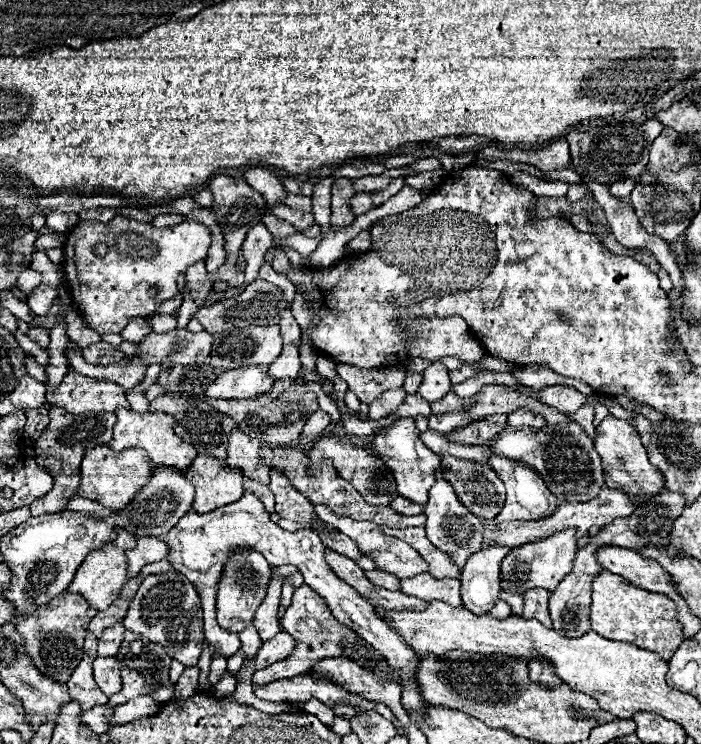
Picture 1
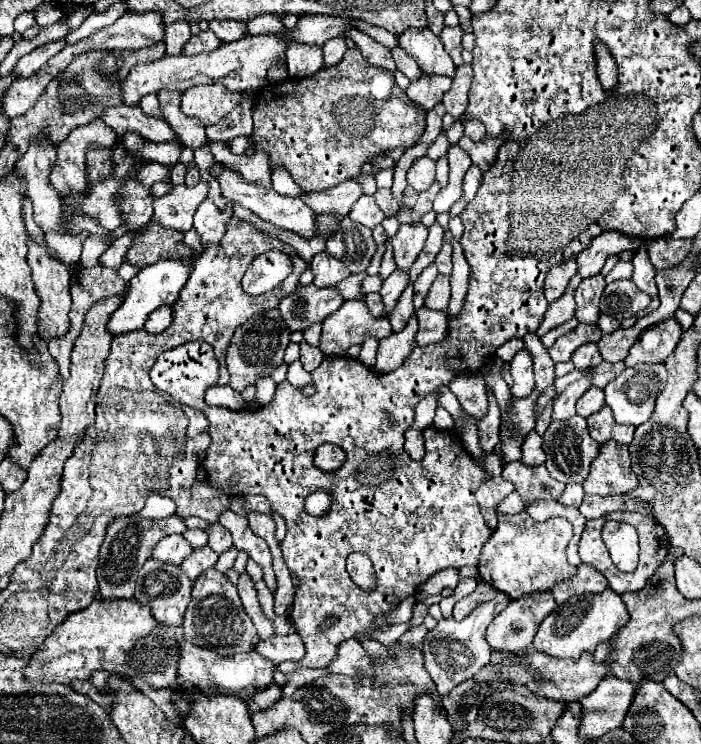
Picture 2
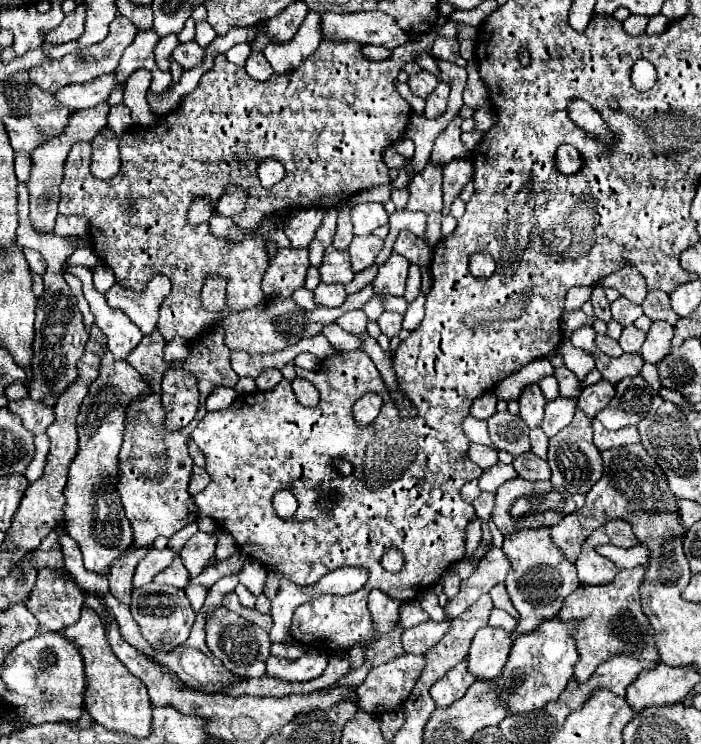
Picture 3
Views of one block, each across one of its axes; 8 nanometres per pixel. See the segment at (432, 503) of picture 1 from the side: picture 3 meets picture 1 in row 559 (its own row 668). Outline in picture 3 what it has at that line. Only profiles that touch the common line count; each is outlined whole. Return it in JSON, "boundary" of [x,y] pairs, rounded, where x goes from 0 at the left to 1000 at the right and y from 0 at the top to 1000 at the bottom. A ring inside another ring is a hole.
{"boundary":[[[659,887],[645,901],[639,901],[628,914],[619,917],[619,922],[613,925],[613,933],[622,941],[623,950],[639,952],[646,944],[662,935],[662,930],[670,925],[676,914],[679,909],[668,903],[668,890]]]}

